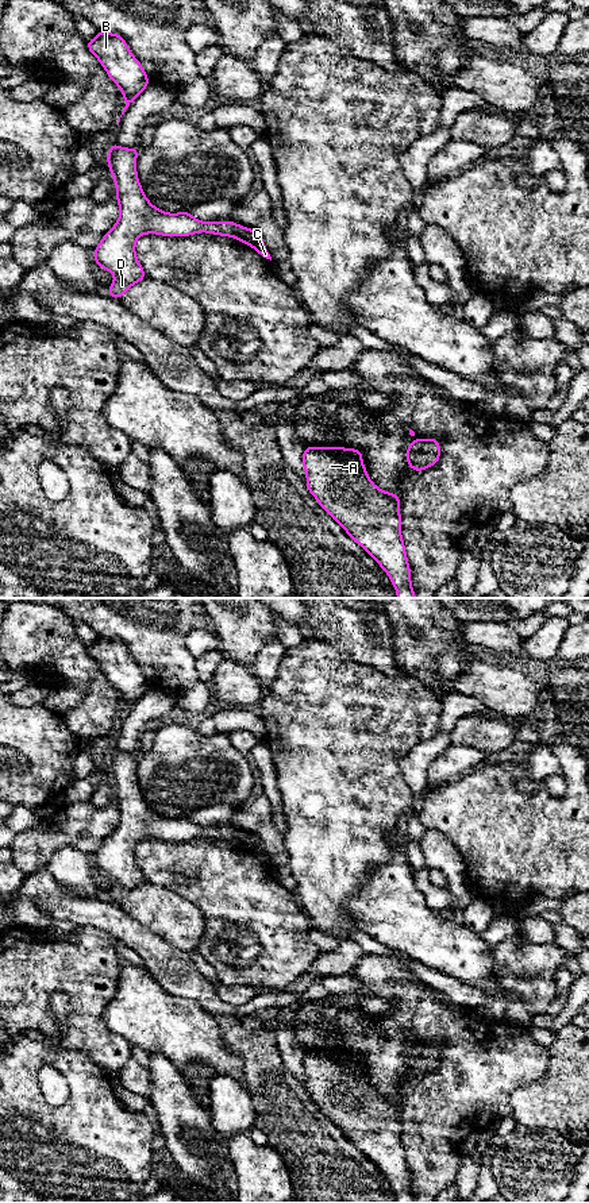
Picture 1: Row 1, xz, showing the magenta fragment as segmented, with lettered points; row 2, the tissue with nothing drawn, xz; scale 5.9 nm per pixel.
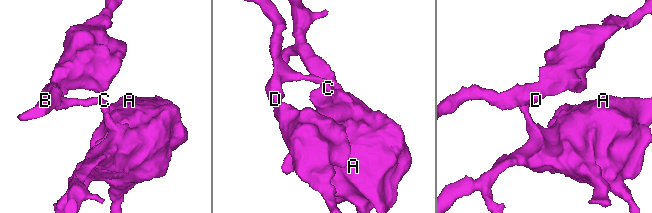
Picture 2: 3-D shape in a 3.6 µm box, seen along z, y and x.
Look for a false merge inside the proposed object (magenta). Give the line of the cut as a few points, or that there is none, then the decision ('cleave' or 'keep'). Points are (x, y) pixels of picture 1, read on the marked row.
xz (249, 228), (247, 238), (243, 242) | cleave

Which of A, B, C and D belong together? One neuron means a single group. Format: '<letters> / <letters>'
A C / B D

